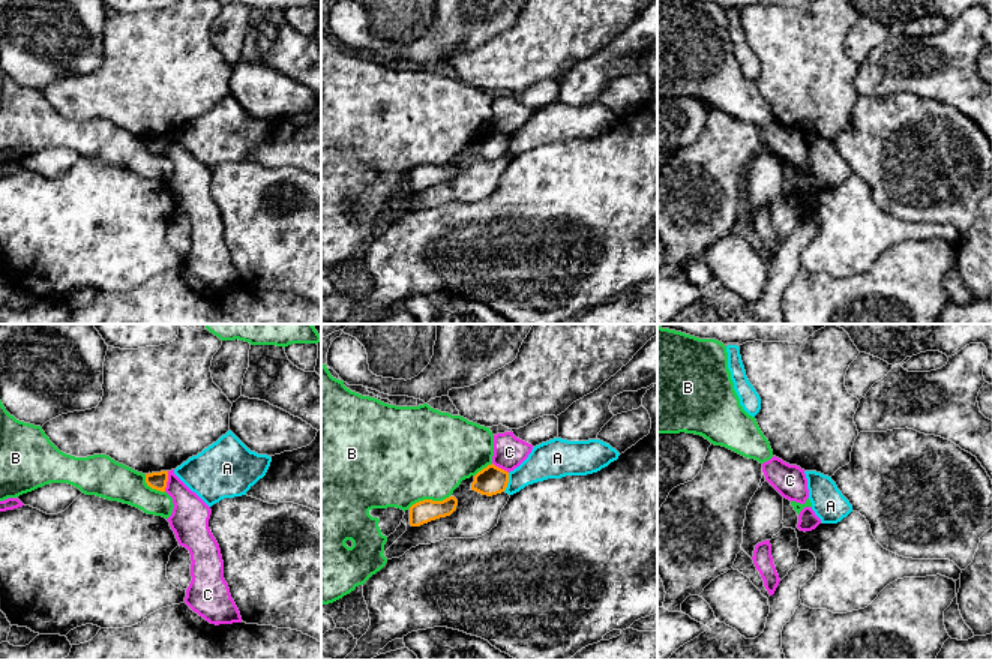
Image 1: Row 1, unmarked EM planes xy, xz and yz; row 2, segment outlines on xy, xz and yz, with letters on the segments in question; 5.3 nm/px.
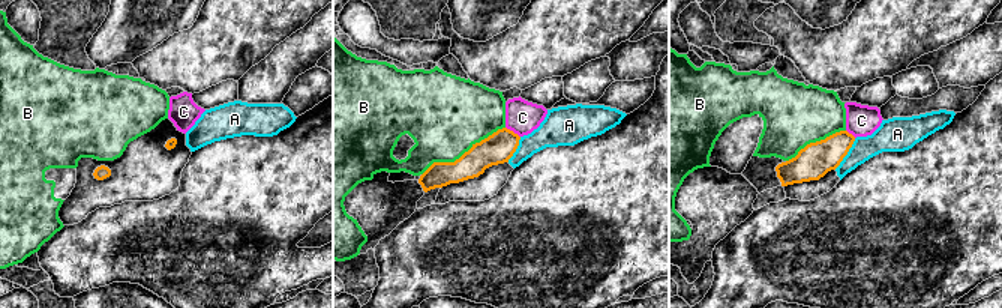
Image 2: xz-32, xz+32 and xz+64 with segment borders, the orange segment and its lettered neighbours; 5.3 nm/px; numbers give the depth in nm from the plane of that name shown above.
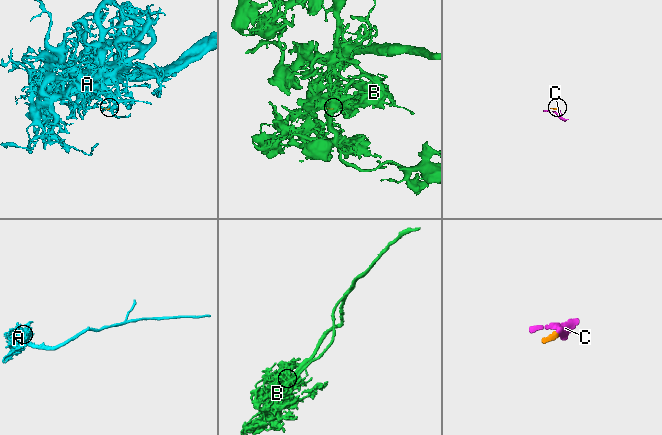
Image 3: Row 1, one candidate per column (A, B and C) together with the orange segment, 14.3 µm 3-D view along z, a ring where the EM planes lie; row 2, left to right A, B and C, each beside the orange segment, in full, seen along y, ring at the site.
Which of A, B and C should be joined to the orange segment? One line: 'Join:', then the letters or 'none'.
Join: none

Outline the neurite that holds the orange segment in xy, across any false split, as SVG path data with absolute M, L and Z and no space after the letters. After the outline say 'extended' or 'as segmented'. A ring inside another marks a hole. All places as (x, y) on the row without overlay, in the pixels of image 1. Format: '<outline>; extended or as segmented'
M168 135L146 138L146 147L152 153L165 156L167 146L168 146Z; as segmented

